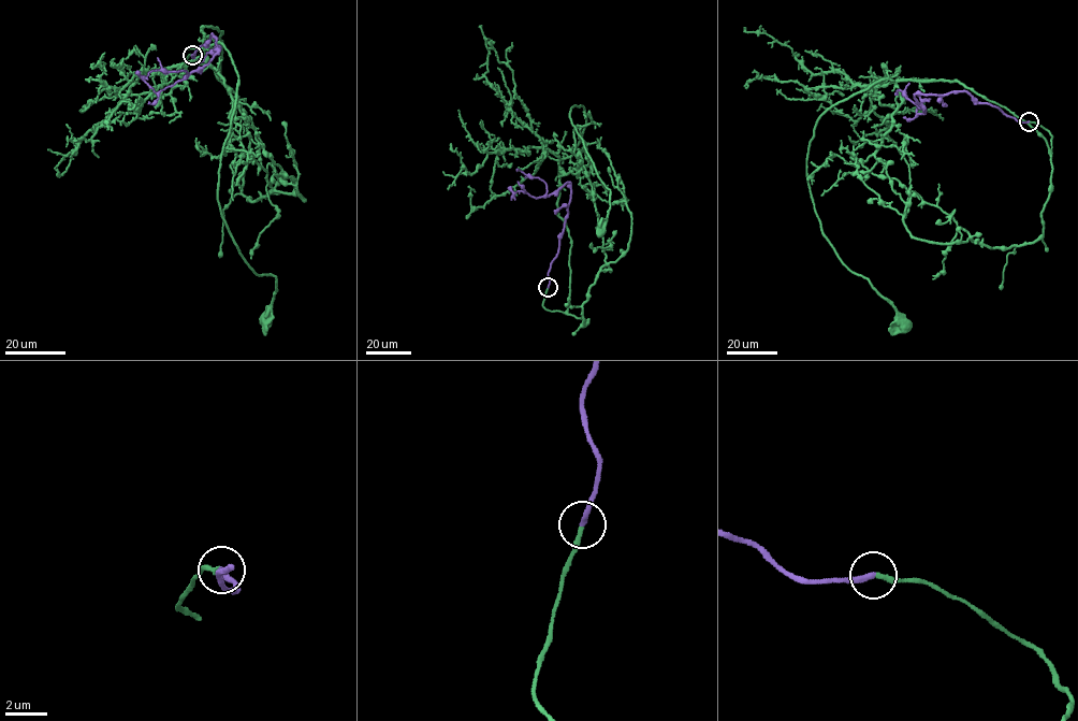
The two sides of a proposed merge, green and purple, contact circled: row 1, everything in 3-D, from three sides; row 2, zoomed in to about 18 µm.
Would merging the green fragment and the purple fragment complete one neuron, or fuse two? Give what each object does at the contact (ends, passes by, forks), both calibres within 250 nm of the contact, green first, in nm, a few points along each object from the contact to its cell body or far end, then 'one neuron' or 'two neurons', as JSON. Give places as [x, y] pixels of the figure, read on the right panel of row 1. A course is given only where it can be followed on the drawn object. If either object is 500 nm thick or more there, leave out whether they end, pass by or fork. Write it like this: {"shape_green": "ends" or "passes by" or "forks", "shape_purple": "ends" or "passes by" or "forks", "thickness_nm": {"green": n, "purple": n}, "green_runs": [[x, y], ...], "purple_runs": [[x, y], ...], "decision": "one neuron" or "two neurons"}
{"shape_green": "ends", "shape_purple": "ends", "thickness_nm": {"green": 240, "purple": 280}, "green_runs": [[1029, 121], [1048, 130], [1051, 149], [961, 84], [887, 77], [820, 116], [806, 176], [824, 236], [904, 323]], "purple_runs": [[1029, 121], [1018, 121], [964, 91], [915, 94], [924, 107], [924, 113], [917, 114], [921, 99], [916, 91]], "decision": "one neuron"}

